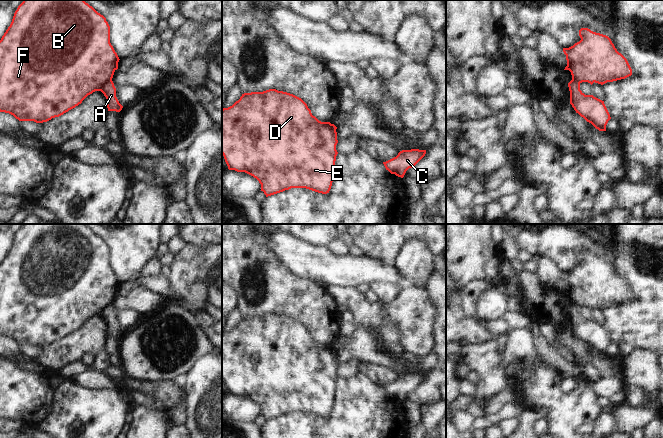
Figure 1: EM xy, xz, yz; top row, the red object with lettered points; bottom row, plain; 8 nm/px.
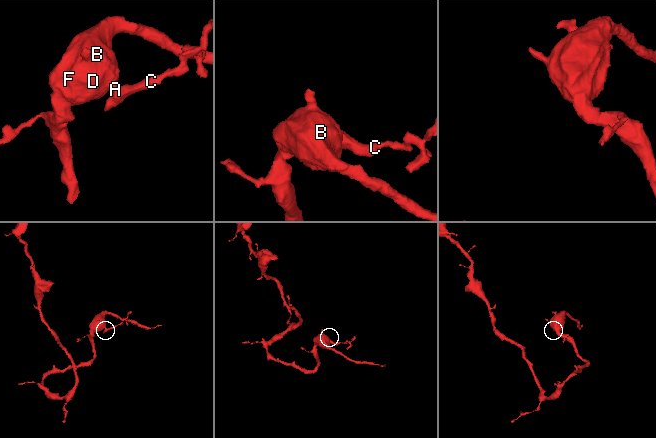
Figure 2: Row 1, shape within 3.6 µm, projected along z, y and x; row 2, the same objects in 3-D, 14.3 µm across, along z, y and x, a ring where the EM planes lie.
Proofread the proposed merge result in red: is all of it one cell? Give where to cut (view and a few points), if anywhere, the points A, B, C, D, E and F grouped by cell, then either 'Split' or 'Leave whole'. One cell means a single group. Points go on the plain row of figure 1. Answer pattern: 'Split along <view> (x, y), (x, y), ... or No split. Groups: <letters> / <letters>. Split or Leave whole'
Split along xy (111, 303), (99, 314). Groups: A C / B D E F. Split

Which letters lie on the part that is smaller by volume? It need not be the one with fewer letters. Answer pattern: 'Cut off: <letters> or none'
Cut off: A, C

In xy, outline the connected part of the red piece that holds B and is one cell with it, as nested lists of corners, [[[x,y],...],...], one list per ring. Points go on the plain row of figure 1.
[[[23,224],[14,237],[12,246],[0,264],[0,336],[13,339],[19,345],[43,347],[75,332],[90,318],[112,304],[118,293],[119,281],[110,267],[110,250],[106,242],[84,224]]]

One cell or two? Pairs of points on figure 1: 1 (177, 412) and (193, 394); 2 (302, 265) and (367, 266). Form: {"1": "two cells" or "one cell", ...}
{"1": "two cells", "2": "one cell"}

